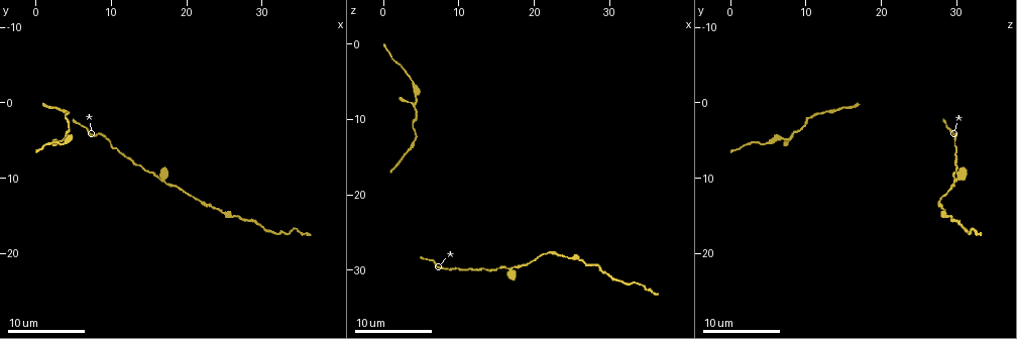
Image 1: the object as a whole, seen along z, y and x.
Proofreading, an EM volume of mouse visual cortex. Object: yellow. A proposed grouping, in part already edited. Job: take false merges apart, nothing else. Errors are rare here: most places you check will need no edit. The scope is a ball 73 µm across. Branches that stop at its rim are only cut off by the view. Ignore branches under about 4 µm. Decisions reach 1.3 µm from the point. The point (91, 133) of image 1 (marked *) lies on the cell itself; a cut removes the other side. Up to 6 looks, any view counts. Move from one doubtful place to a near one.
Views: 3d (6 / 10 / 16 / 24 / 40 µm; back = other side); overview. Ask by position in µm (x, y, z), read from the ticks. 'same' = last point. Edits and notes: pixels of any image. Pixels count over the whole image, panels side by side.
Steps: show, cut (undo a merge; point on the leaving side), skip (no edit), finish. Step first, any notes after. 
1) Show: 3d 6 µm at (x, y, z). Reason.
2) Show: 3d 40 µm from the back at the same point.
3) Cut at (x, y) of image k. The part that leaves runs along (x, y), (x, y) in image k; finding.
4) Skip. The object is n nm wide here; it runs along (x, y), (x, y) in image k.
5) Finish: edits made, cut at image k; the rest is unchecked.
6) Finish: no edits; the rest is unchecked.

Show: 3d 6 µm at (16.0, 9.5, 29.5). Three-way junction.

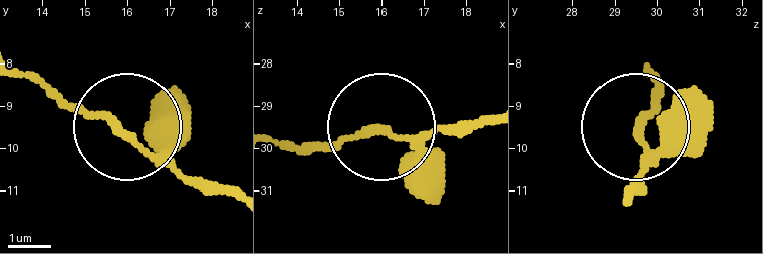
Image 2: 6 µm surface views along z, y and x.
Show: 3d 6 µm from the back at (16.10, 9.80, 29.60).

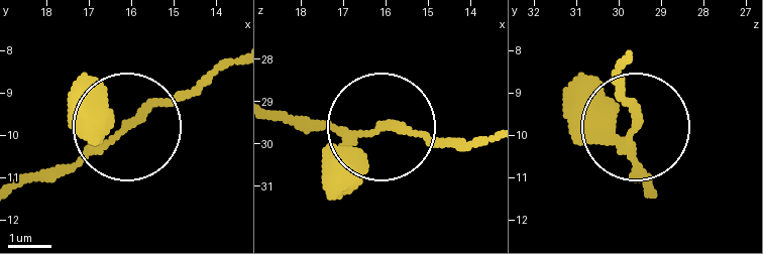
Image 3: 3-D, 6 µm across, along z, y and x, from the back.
Skip. The object is 150 nm wide here; it runs along (482, 136), (302, 125) in image 3; all the same cell.

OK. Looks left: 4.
Show: 3d 10 µm at (32.5, 17.5, 32.0). Thick turns thin.

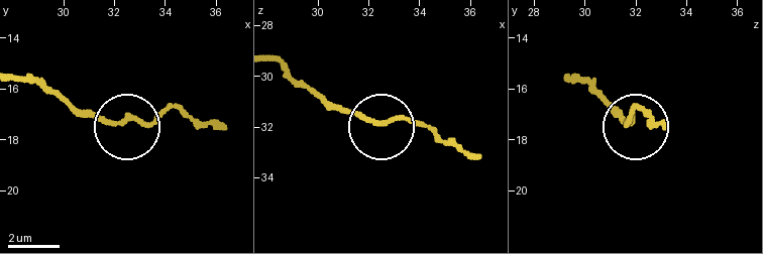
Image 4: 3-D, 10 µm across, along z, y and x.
Skip. It runs along (274, 60), (339, 106), (385, 123), (404, 117), (428, 123) in image 4; one cell here.

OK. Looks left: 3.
Show: 3d 10 µm at (26.5, 15.0, 28.5). Thick turns thin.

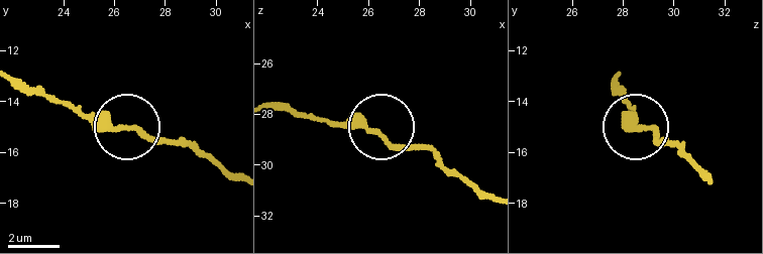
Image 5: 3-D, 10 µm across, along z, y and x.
Show: 3d 10 µm from the back at (26.5, 15.1, 28.8).

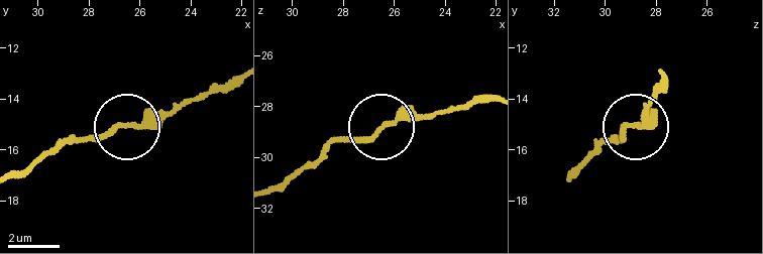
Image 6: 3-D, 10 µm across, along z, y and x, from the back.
Skip. It runs along (492, 101), (414, 114), (368, 137), (325, 144) in image 6; all the same cell.

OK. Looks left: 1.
Finish: no edits; the rest is unchecked.

